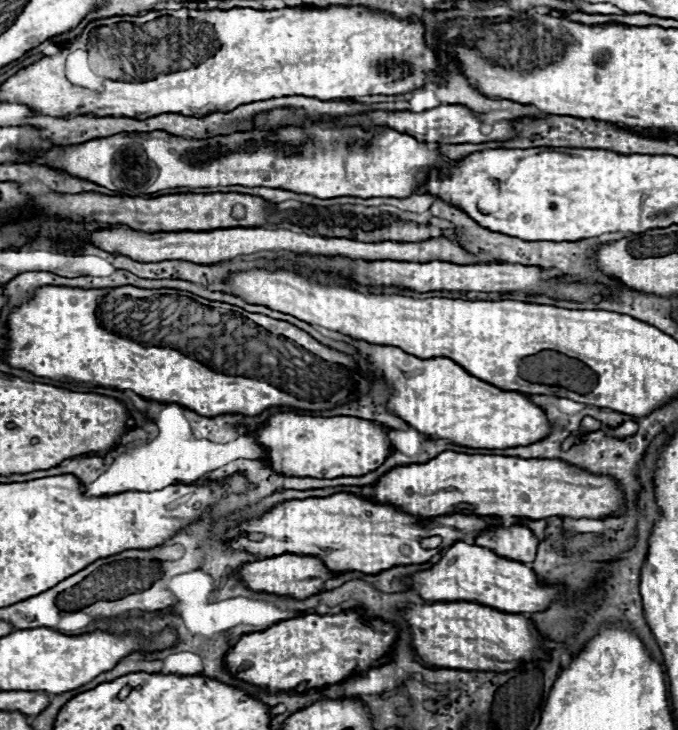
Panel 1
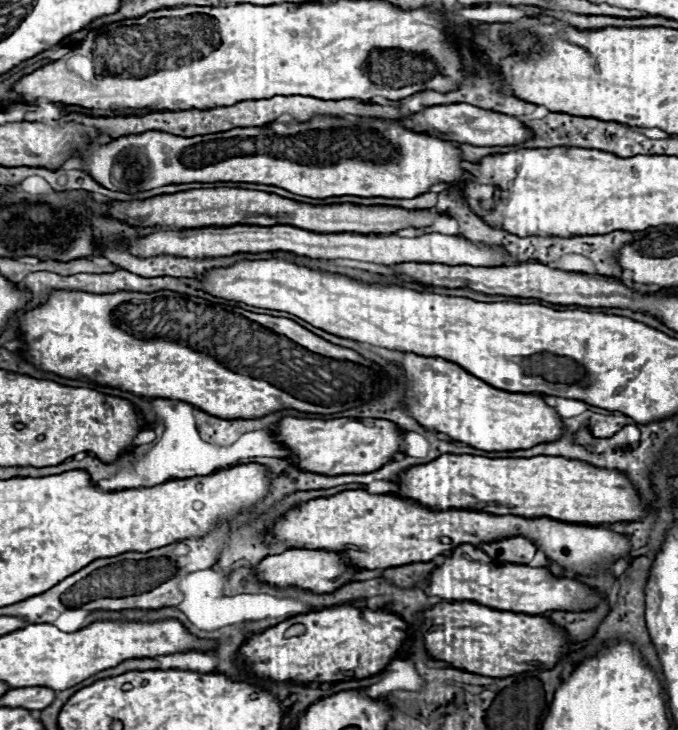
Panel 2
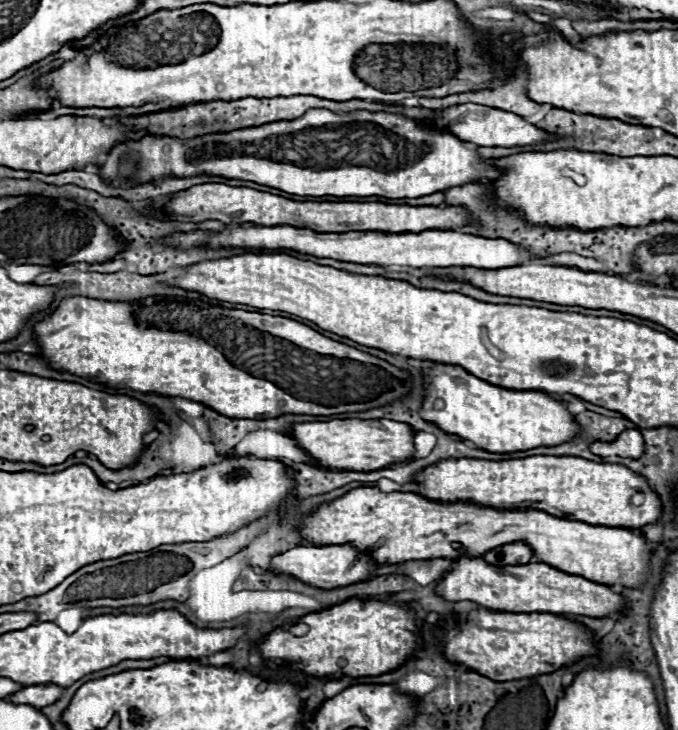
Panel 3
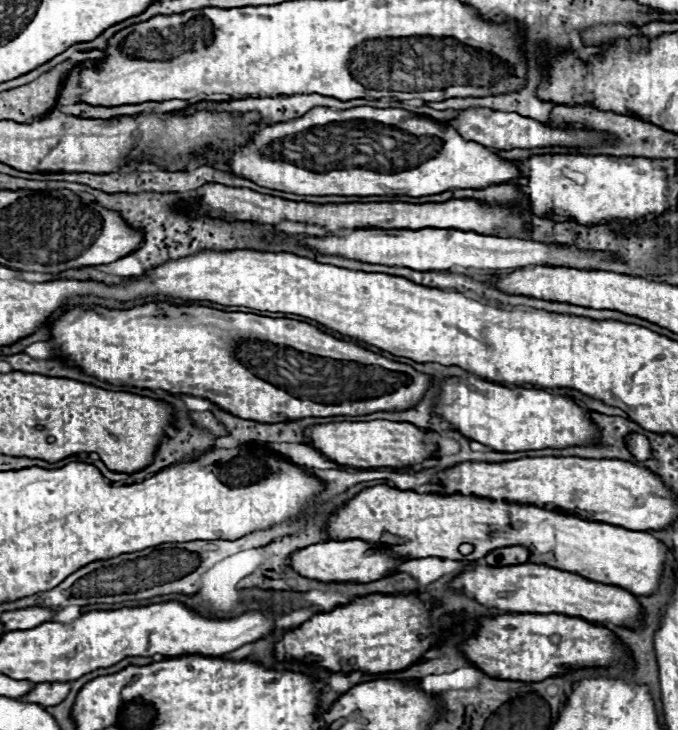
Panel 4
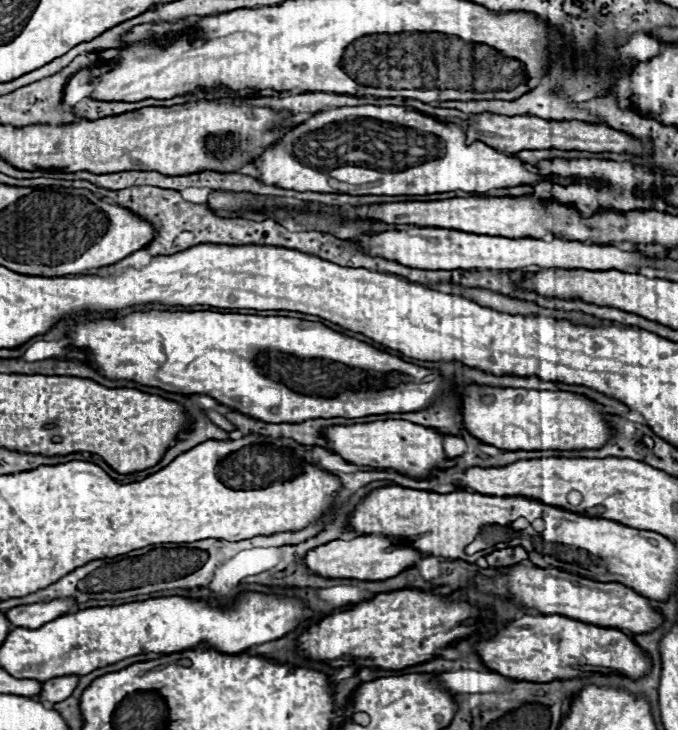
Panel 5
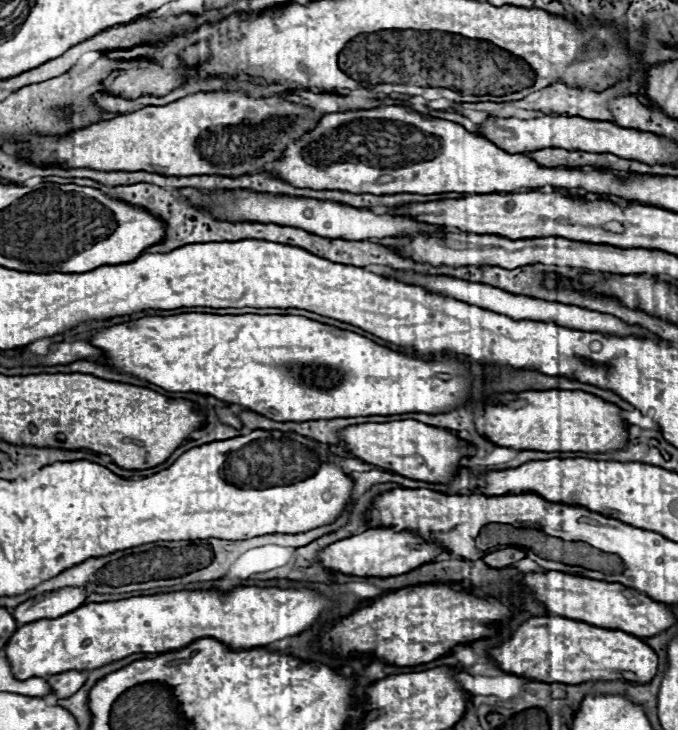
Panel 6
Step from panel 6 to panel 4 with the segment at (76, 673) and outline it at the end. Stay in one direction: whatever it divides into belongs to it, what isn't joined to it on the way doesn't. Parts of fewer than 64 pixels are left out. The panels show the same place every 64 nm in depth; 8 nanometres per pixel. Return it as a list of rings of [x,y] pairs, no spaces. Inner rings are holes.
[[[40,682],[34,686],[32,692],[28,692],[22,698],[26,698],[26,702],[42,702],[42,706],[56,706],[68,696],[68,692],[70,692],[70,682]]]

